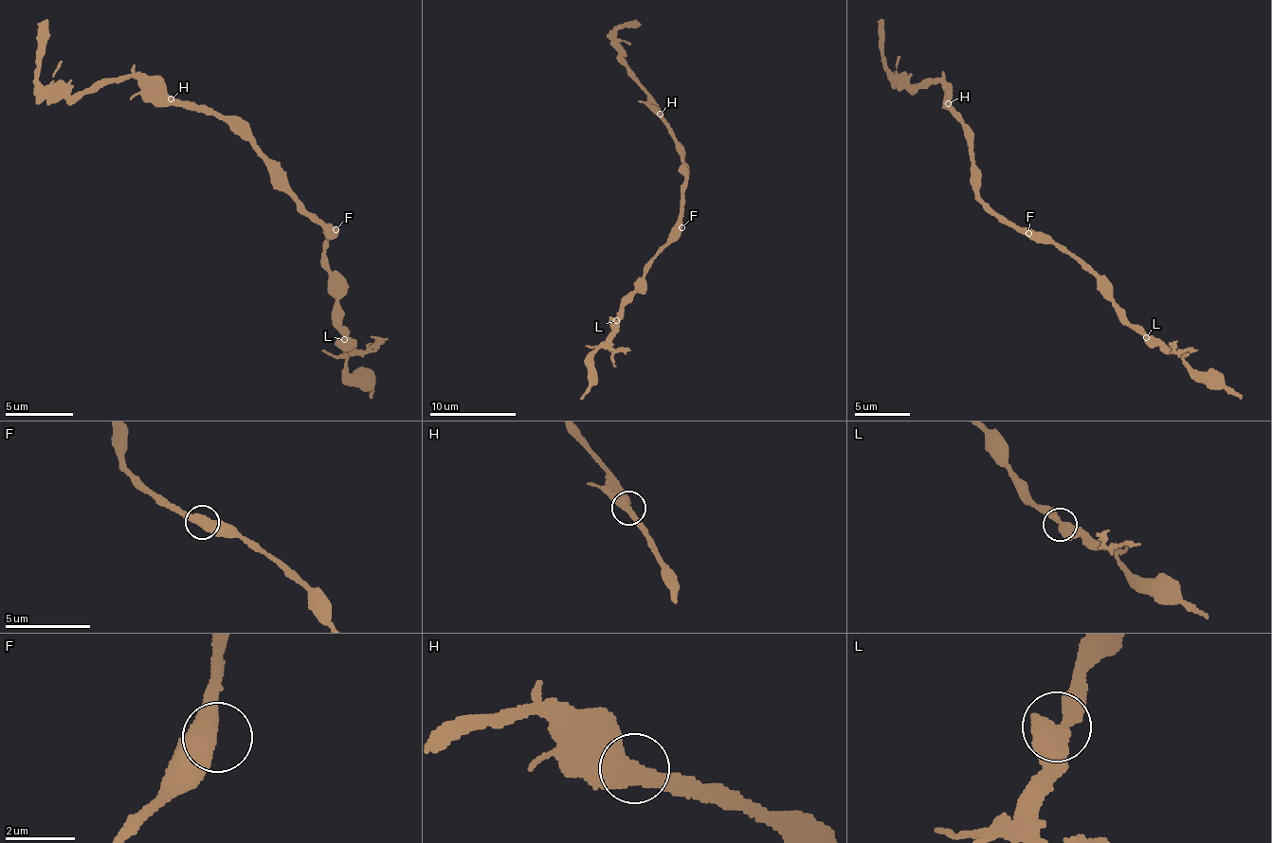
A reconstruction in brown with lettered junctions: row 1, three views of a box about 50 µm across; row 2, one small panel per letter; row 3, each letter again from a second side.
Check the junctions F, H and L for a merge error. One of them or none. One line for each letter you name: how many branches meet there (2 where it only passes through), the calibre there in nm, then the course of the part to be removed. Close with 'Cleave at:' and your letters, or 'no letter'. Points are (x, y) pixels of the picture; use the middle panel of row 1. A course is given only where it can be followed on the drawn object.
Cleave at: no letter

